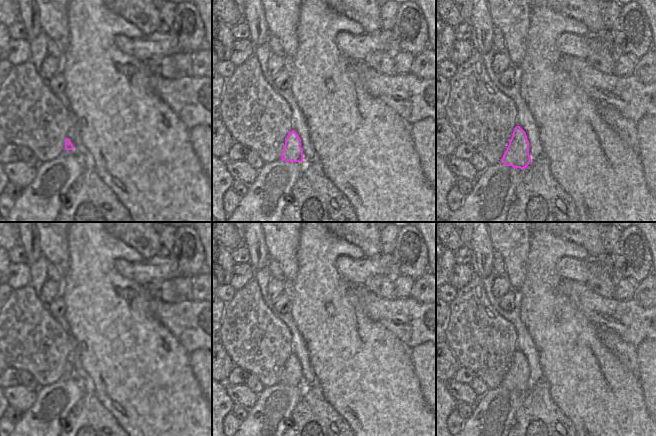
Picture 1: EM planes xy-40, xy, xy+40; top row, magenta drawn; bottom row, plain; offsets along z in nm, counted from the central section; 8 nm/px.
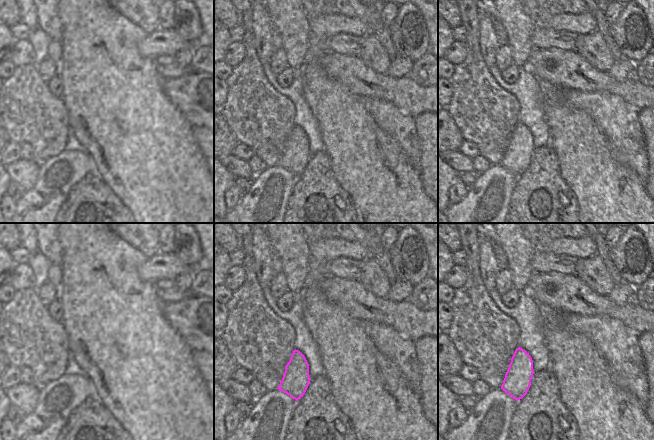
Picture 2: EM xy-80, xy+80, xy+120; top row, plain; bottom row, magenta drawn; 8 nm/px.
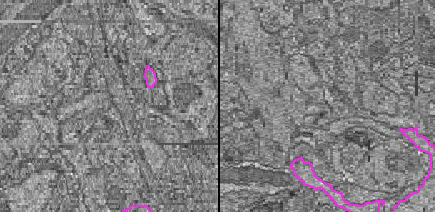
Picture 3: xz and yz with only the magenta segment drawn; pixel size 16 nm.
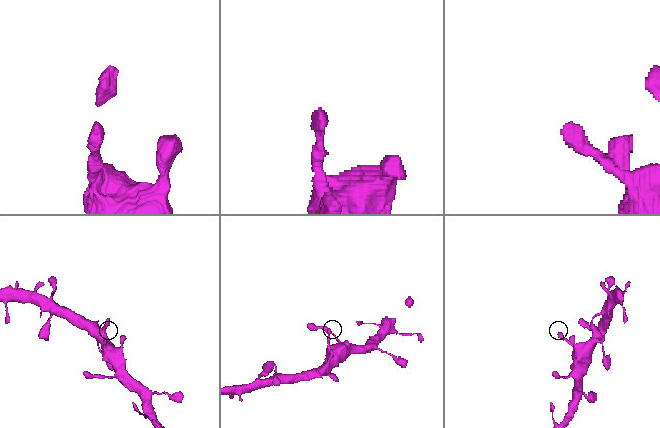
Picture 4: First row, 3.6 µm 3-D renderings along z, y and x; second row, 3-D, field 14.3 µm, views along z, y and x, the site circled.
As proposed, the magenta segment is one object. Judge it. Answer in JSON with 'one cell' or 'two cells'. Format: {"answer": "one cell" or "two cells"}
{"answer": "two cells"}

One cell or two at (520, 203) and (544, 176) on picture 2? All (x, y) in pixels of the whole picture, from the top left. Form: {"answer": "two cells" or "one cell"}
{"answer": "one cell"}

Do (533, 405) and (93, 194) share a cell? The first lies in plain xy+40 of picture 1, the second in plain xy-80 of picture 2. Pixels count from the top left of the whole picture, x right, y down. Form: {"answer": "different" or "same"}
{"answer": "same"}

